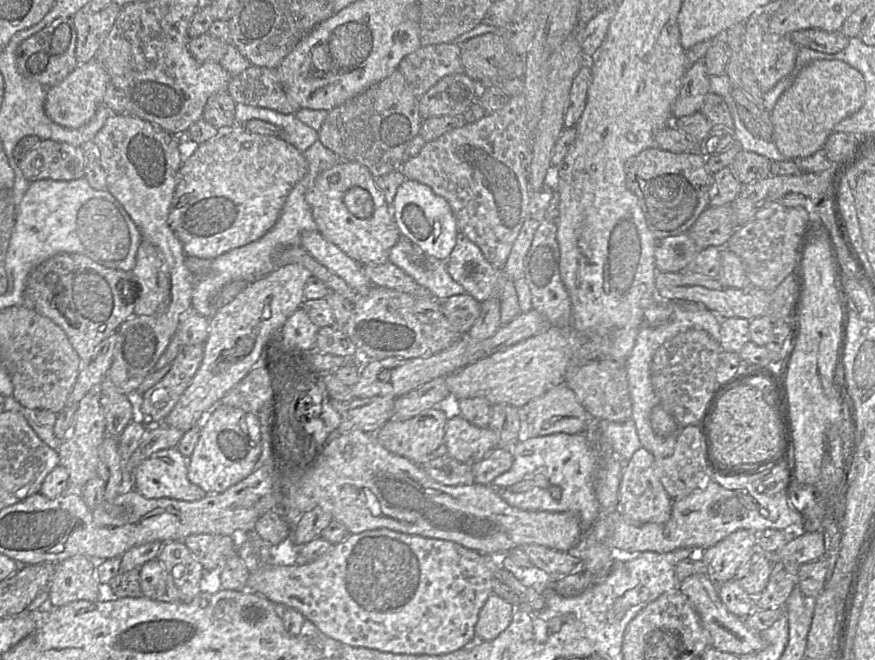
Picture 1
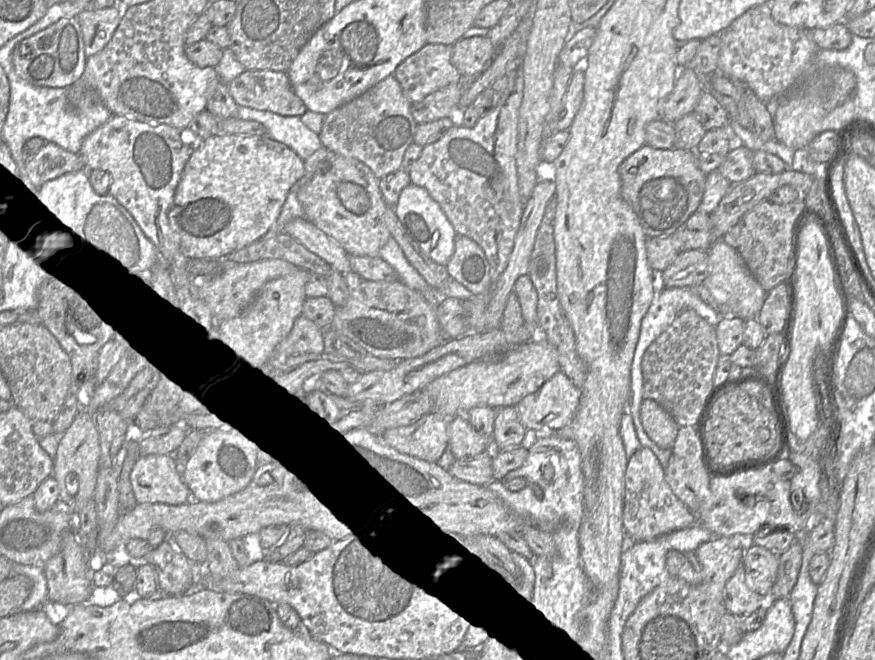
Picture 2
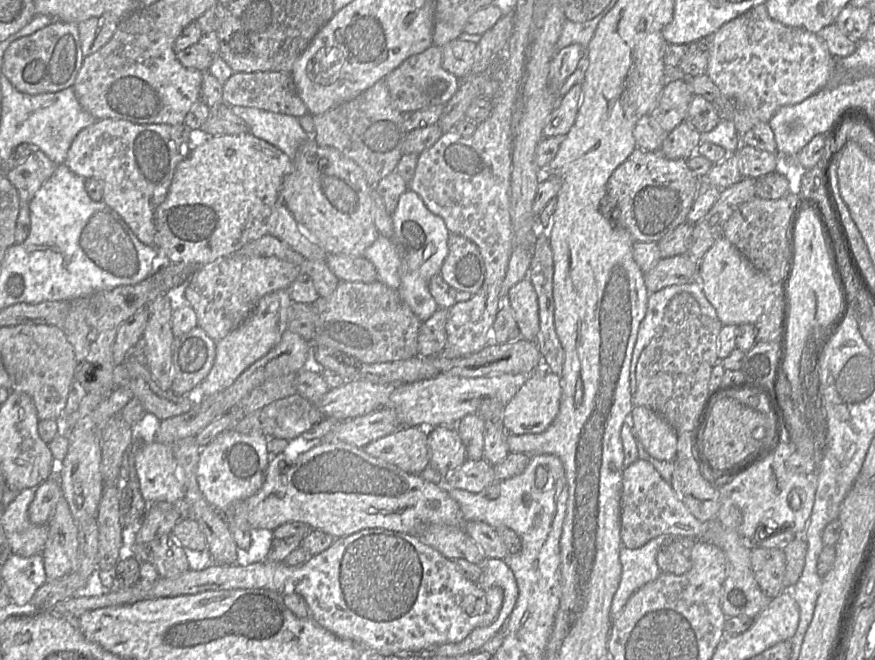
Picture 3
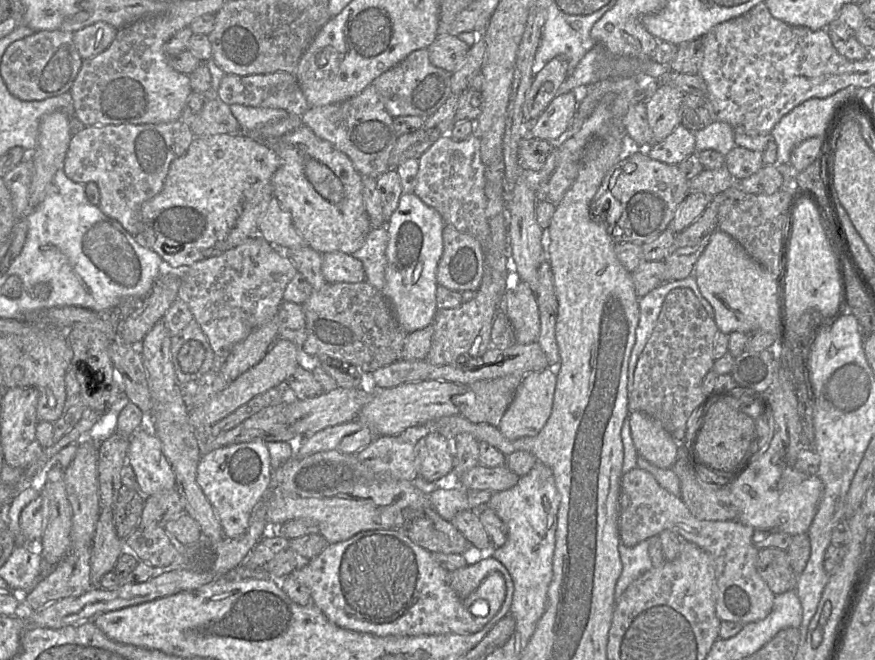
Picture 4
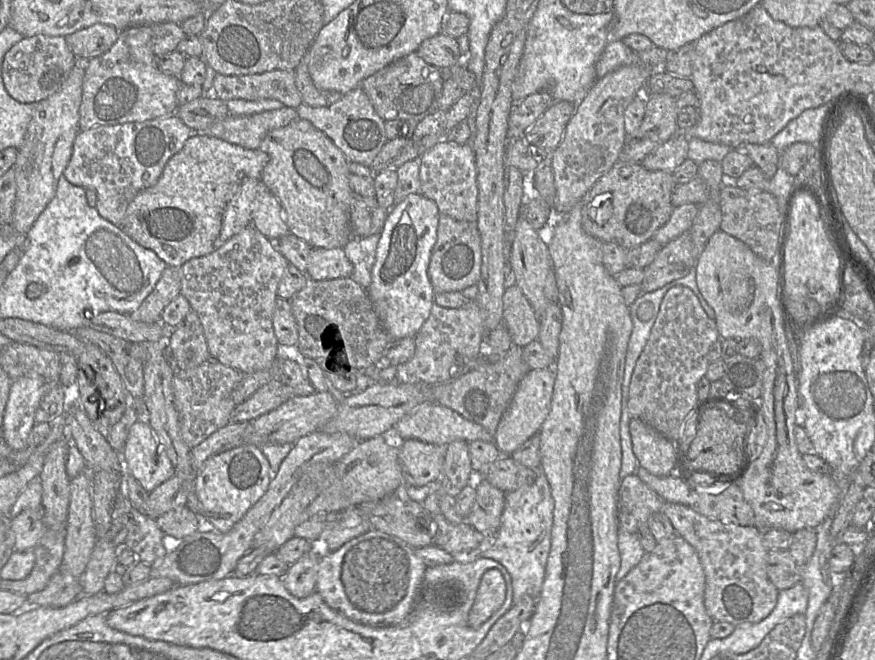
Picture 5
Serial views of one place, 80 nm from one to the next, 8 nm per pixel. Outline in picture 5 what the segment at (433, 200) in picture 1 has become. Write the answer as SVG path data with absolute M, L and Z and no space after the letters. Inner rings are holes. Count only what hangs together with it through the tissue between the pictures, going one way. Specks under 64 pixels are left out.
M411 193L389 210L380 232L367 293L381 325L392 340L415 337L430 315L434 288L428 266L437 240L439 216L433 200L420 193Z

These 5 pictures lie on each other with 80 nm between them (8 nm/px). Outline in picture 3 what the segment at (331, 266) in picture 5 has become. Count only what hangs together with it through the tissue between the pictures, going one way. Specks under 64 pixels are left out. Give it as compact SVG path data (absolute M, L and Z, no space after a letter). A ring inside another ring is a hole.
M327 254L326 263L340 282L371 283L377 281L374 265L363 256Z

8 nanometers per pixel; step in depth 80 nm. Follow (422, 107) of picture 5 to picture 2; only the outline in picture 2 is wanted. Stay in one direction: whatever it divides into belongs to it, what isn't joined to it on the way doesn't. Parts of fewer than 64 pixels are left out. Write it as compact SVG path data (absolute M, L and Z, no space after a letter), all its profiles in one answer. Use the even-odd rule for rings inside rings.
M427 43L397 66L393 75L400 83L404 95L412 104L422 101L429 94L452 83L460 83L462 75L453 65L451 56L452 45Z

